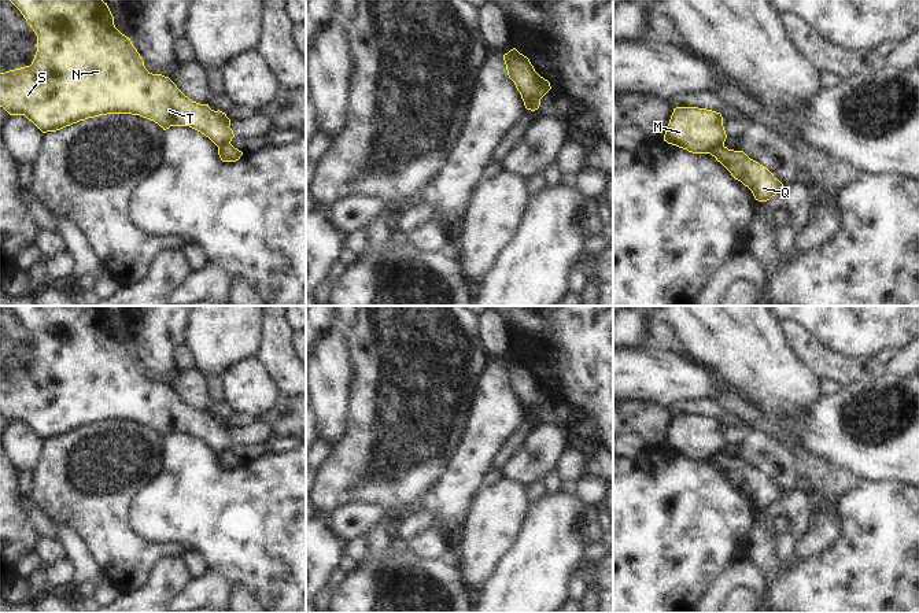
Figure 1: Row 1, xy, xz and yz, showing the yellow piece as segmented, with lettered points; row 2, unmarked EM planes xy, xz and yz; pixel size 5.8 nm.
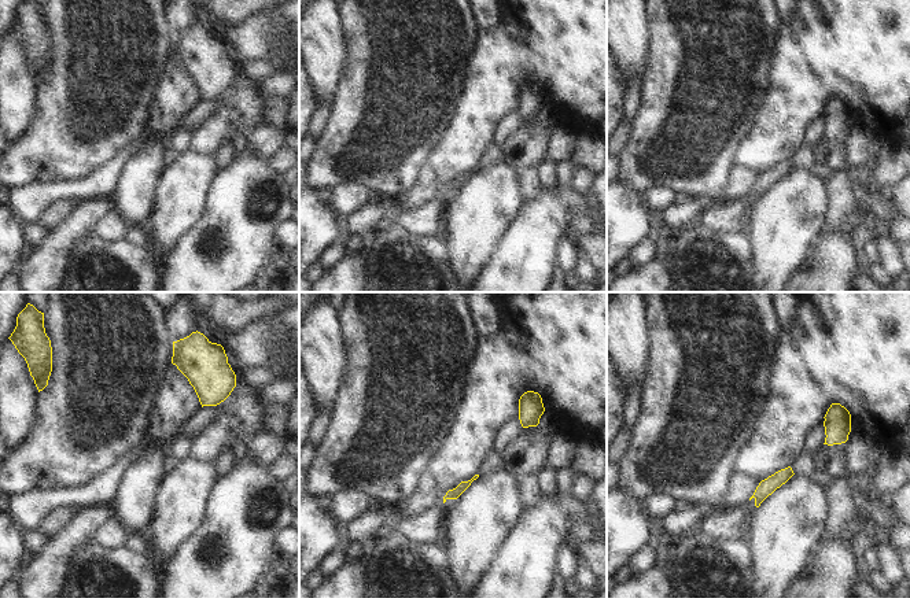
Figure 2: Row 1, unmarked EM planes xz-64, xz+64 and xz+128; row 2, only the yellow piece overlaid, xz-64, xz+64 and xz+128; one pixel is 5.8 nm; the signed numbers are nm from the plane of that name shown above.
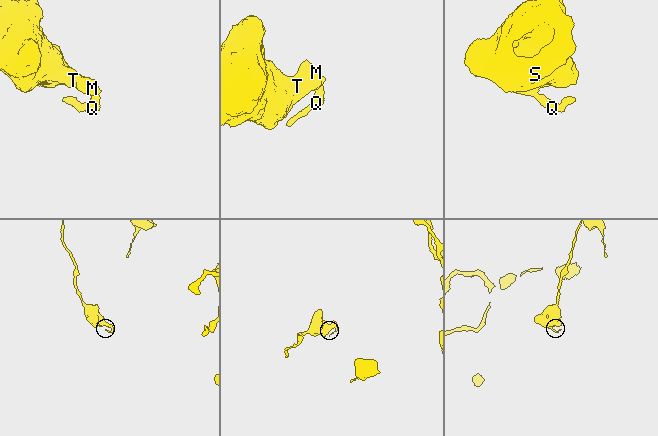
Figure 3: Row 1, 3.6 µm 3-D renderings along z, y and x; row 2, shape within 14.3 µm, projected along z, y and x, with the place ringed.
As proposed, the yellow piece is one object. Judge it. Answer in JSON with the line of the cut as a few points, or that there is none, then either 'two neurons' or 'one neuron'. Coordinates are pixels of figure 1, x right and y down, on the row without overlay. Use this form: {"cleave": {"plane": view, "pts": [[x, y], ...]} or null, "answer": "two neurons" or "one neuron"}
{"cleave": {"plane": "xz", "pts": [[539, 405], [526, 414]]}, "answer": "two neurons"}

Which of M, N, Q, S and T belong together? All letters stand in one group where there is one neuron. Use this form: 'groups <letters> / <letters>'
groups M N S T / Q

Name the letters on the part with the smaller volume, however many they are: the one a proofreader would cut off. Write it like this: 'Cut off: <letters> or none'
Cut off: Q

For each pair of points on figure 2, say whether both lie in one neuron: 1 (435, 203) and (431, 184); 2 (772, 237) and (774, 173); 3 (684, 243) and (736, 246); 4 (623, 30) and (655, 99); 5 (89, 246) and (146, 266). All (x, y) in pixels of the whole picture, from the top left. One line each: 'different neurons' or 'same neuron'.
1: different neurons
2: different neurons
3: same neuron
4: different neurons
5: same neuron

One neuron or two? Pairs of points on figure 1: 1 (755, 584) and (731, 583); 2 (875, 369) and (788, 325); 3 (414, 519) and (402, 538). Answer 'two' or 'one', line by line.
1: one
2: one
3: one

